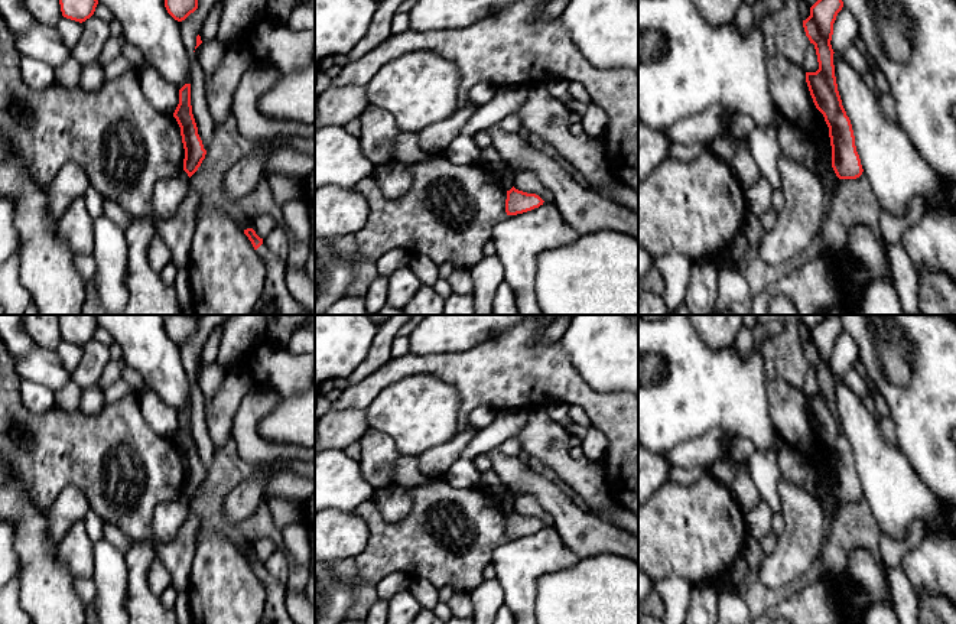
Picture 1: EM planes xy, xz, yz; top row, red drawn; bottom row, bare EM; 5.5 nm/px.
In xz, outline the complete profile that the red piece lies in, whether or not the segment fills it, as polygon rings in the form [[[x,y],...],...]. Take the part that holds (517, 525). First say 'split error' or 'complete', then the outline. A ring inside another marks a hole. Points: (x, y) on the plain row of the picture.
complete; [[[514,510],[507,514],[505,536],[507,539],[517,539],[543,529],[543,523],[536,517],[527,517]]]

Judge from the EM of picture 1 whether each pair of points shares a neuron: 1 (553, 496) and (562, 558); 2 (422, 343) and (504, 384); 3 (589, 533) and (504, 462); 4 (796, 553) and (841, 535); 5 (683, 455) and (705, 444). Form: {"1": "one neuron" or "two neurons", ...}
{"1": "two neurons", "2": "two neurons", "3": "one neuron", "4": "two neurons", "5": "one neuron"}

